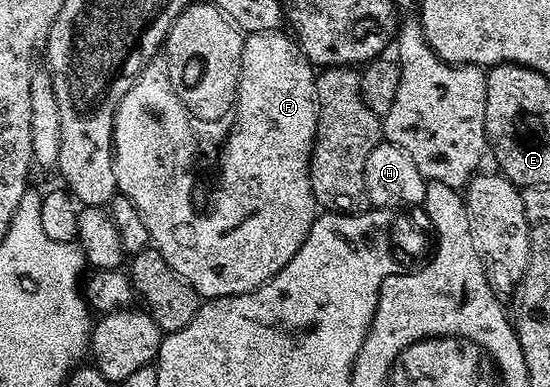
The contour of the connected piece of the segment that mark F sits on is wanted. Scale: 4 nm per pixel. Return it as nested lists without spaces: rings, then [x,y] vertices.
[[[269,30],[263,34],[246,34],[243,44],[242,59],[239,66],[237,98],[233,107],[234,127],[229,131],[232,140],[224,140],[224,145],[229,150],[244,150],[244,160],[256,158],[254,174],[258,180],[254,180],[254,192],[266,192],[258,194],[254,198],[254,208],[258,214],[254,214],[248,224],[242,224],[242,230],[236,230],[228,238],[216,240],[216,248],[224,248],[232,244],[234,250],[216,250],[208,248],[208,244],[202,244],[200,248],[192,248],[190,244],[184,244],[182,238],[168,238],[168,230],[164,226],[164,218],[160,216],[158,208],[158,190],[160,182],[156,182],[162,160],[178,160],[176,152],[184,148],[195,147],[196,130],[190,127],[191,115],[187,107],[183,105],[179,91],[174,91],[175,79],[172,77],[170,63],[165,57],[153,58],[140,72],[140,76],[128,88],[126,95],[118,101],[118,107],[114,109],[114,171],[116,172],[116,184],[118,193],[128,196],[132,204],[140,212],[140,220],[144,220],[144,228],[148,228],[153,249],[168,260],[168,264],[185,280],[192,289],[203,299],[227,298],[233,294],[247,294],[249,290],[255,290],[257,286],[263,286],[304,244],[308,232],[312,228],[316,217],[316,203],[312,184],[310,183],[310,157],[314,151],[314,137],[316,136],[316,124],[318,123],[318,105],[314,99],[315,67],[304,56],[302,47],[289,33],[282,34],[278,30]]]

